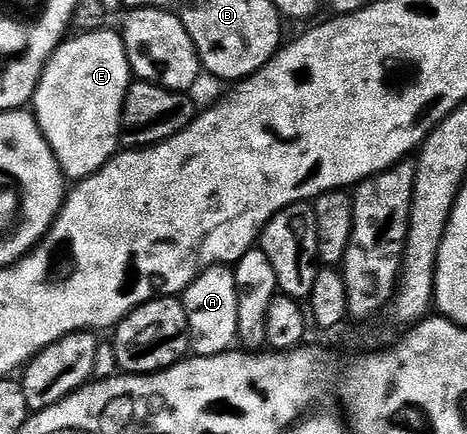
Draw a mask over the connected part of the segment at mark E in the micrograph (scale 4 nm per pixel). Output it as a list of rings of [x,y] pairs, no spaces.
[[[117,30],[90,31],[87,35],[69,39],[59,43],[58,50],[46,62],[38,87],[34,90],[32,114],[38,121],[43,137],[58,158],[63,175],[67,180],[81,181],[95,175],[119,150],[122,106],[132,82],[132,72],[126,46]]]

